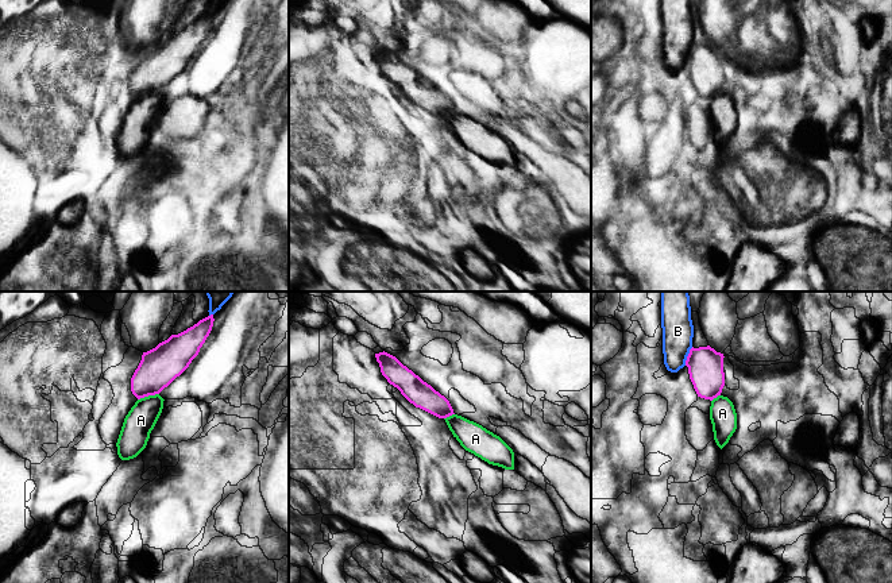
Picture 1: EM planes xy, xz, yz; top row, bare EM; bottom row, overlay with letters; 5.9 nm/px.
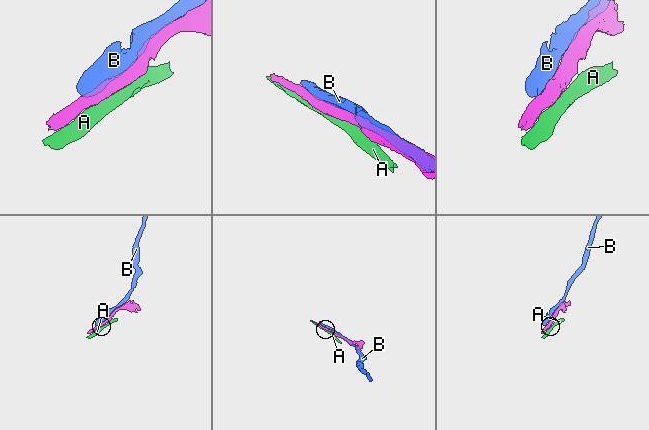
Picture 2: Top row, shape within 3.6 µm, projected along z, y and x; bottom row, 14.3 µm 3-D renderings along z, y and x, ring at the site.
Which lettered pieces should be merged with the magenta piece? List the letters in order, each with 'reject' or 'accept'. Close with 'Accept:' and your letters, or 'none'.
A: reject
B: reject
Accept: none

